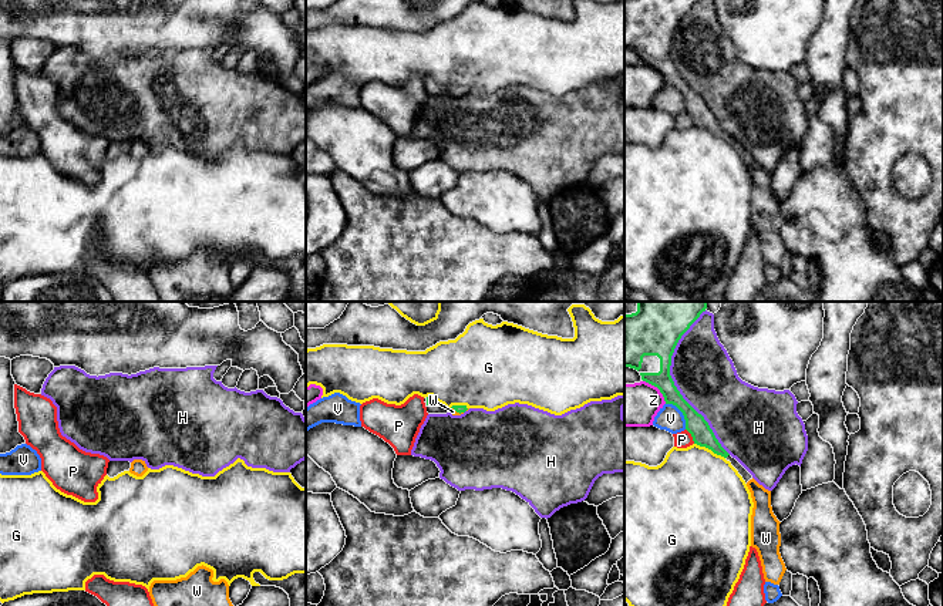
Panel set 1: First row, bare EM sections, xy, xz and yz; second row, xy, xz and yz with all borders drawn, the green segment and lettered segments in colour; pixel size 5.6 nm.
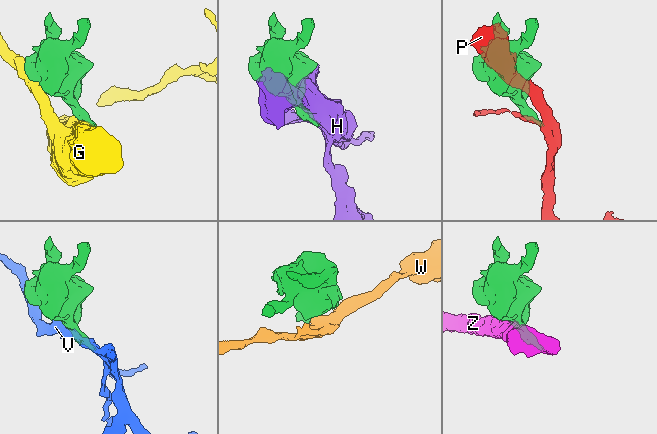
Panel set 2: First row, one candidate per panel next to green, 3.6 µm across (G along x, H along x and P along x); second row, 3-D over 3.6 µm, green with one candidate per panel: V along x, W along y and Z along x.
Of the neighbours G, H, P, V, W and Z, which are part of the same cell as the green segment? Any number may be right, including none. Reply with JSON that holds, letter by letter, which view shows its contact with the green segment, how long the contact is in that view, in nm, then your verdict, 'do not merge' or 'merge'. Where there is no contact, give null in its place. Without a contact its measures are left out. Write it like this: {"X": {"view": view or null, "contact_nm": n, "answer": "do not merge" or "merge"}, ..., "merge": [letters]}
{"G": {"view": "yz", "contact_nm": 200, "answer": "do not merge"}, "H": {"view": "yz", "contact_nm": 850, "answer": "do not merge"}, "P": {"view": "yz", "contact_nm": 100, "answer": "do not merge"}, "V": {"view": "yz", "contact_nm": 190, "answer": "do not merge"}, "W": {"view": "xz", "contact_nm": 80, "answer": "merge"}, "Z": {"view": "yz", "contact_nm": 190, "answer": "do not merge"}, "merge": ["W"]}

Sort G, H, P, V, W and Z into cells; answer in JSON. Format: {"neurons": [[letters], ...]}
{"neurons": [["G"], ["H"], ["P"], ["V"], ["W"], ["Z"]]}

